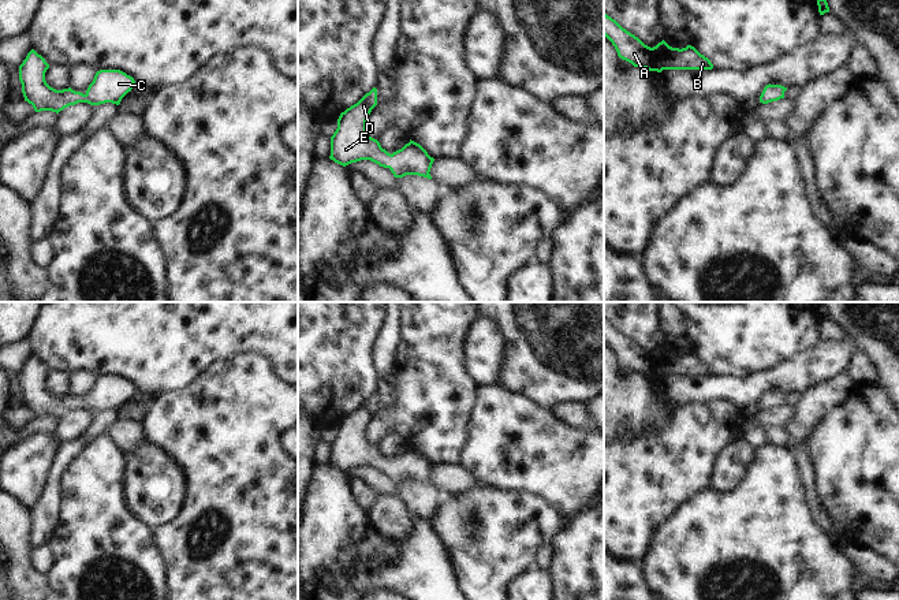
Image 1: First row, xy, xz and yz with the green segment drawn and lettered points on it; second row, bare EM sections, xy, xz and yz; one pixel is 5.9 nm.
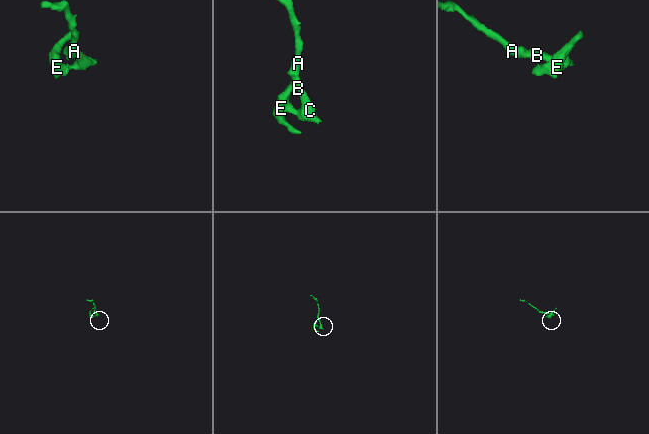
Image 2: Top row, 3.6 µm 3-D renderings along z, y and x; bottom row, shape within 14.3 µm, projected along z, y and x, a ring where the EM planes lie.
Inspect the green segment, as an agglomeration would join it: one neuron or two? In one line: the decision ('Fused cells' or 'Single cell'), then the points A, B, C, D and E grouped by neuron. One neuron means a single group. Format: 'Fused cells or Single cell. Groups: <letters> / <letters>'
Single cell. Groups: A B C D E.

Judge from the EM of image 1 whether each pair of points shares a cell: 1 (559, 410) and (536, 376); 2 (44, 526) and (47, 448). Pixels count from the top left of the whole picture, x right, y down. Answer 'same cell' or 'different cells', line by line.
1: different cells
2: different cells

